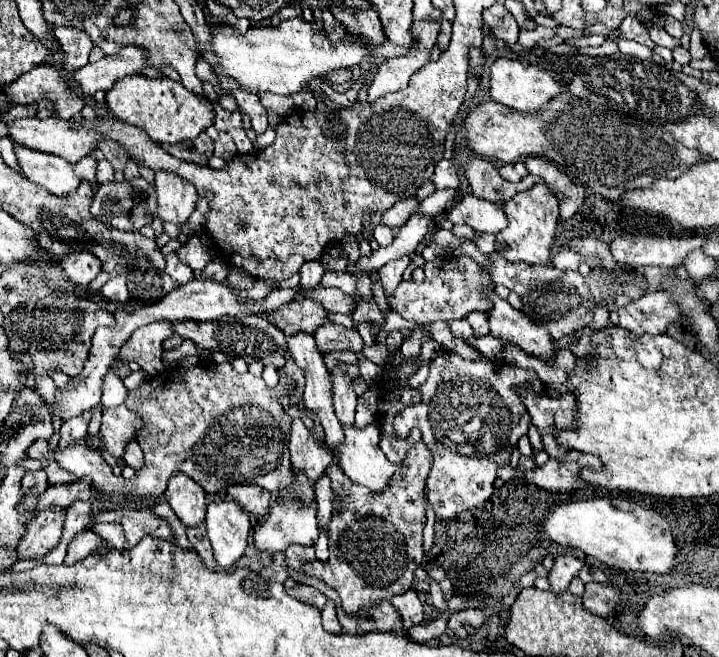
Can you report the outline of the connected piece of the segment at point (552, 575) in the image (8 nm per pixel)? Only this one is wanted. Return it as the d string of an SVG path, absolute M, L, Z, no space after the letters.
M572 555L556 557L556 559L554 559L554 567L552 567L550 573L548 573L550 589L552 589L554 593L564 593L564 591L568 591L570 581L580 573L582 565L584 565L584 561L572 557Z

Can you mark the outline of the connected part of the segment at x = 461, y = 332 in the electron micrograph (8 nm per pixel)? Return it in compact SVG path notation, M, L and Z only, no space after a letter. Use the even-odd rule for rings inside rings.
M456 319L456 321L448 323L448 327L450 327L452 335L458 339L472 339L472 327L468 325L466 319Z

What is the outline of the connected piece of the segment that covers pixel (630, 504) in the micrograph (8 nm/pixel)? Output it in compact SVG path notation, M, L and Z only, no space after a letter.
M610 499L564 503L552 509L552 513L544 521L544 529L552 541L576 547L588 557L596 557L610 567L646 573L686 571L678 561L678 549L668 521L634 501L614 499L614 505Z

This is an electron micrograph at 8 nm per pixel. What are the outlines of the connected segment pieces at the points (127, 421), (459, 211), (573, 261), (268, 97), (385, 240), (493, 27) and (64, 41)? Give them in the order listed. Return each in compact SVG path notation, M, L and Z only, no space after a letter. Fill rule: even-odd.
M118 405L104 411L100 433L96 437L88 437L88 441L92 445L104 441L108 451L116 459L120 459L124 455L124 447L136 441L138 431L140 431L140 415L136 415L136 411L130 411L126 405Z
M464 195L448 213L448 221L466 223L476 233L498 233L506 227L508 219L500 205L490 203L486 199L478 199L476 195Z
M562 249L558 255L554 255L552 267L560 269L560 271L566 271L566 269L578 271L580 261L582 261L582 255L578 255L578 253L574 253L574 251L568 251L568 249Z
M262 93L259 95L259 98L266 109L270 108L280 116L286 116L295 110L295 105L291 96Z
M378 225L376 229L374 229L374 239L378 241L378 245L382 247L386 247L386 245L390 245L392 241L394 241L394 233L388 229L388 227L384 227L384 225Z
M494 3L490 9L484 11L484 21L490 27L490 31L502 39L508 45L514 45L518 41L518 23L510 15L510 11L504 7L504 3Z
M56 27L54 35L62 51L62 69L76 71L88 63L92 41L84 31L76 31L70 27Z

